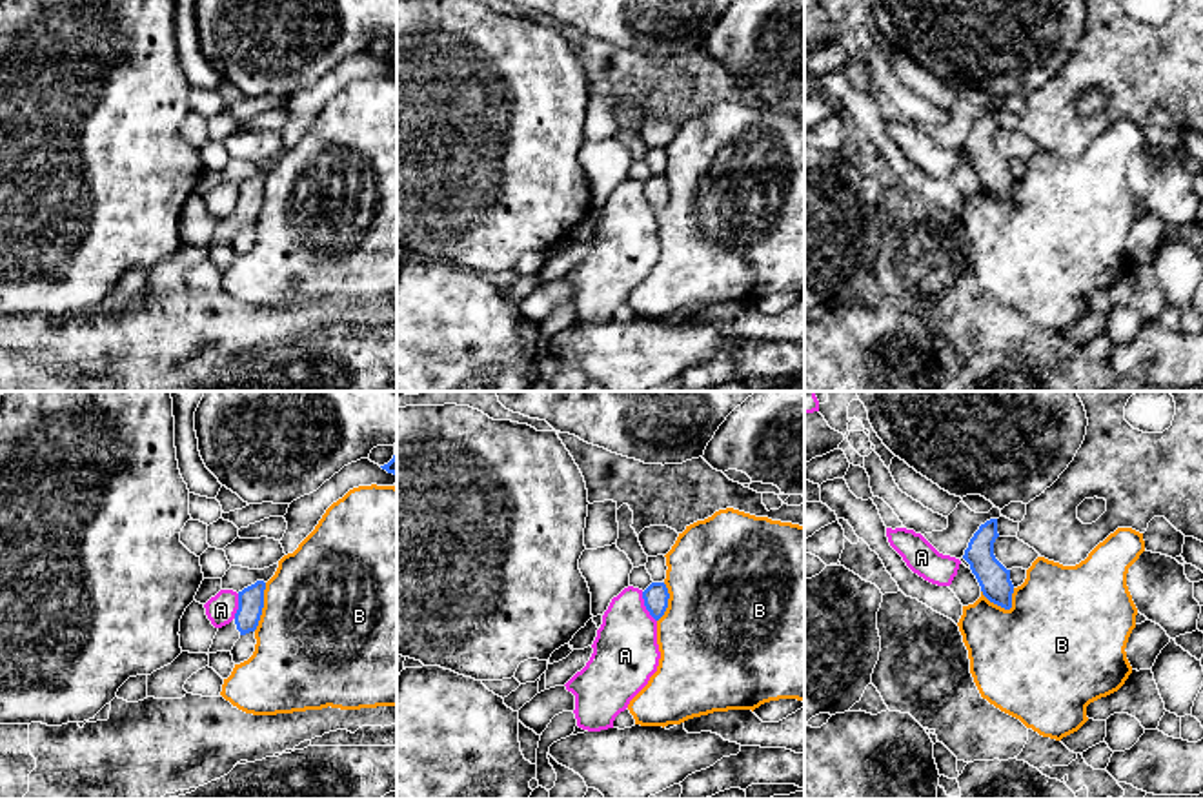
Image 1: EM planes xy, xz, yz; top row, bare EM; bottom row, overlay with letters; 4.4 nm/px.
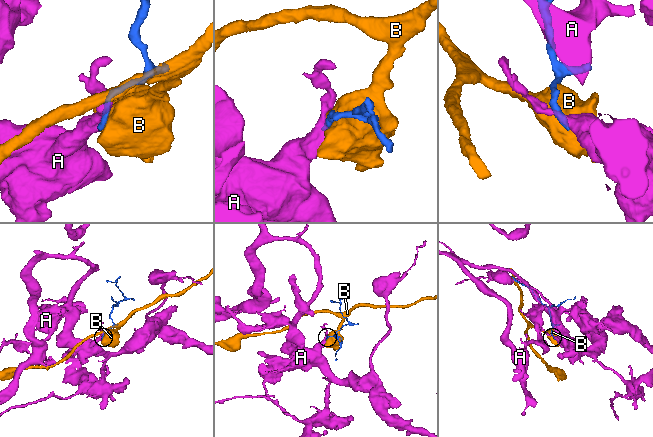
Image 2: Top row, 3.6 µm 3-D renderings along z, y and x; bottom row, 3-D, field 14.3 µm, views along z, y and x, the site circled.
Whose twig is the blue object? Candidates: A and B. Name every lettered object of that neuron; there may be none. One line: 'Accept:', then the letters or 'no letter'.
Accept: no letter

